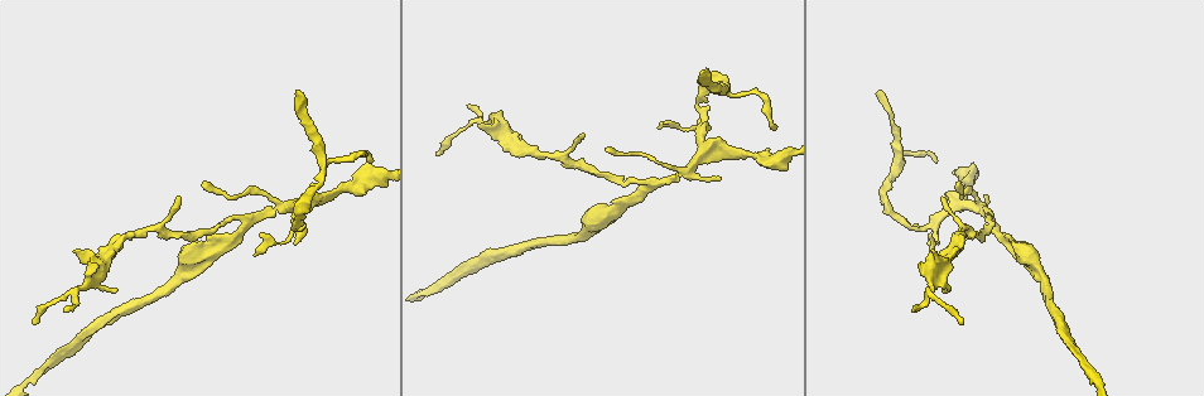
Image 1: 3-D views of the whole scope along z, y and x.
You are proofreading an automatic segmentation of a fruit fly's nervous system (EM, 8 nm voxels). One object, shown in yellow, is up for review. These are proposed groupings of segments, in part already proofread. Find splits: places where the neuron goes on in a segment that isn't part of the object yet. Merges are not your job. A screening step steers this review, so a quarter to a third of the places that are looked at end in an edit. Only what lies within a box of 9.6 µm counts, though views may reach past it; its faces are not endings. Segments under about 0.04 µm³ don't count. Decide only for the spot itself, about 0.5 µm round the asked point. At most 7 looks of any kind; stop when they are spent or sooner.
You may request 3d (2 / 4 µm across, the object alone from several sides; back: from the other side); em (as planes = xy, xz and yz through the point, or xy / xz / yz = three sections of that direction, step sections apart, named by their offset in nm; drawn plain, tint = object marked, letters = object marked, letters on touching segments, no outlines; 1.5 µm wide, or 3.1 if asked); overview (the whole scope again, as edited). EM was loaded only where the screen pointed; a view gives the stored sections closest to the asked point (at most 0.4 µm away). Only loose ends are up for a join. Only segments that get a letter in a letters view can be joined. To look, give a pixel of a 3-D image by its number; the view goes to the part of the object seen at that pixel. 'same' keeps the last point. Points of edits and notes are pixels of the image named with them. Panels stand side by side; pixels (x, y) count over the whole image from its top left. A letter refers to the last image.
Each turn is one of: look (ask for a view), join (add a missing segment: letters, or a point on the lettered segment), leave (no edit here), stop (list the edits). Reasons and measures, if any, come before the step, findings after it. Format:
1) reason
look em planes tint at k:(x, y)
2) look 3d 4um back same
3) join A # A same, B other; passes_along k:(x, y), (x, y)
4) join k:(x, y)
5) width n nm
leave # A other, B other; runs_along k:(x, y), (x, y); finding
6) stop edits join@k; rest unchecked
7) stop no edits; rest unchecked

thin end
look em planes letters at 1:(370, 161)

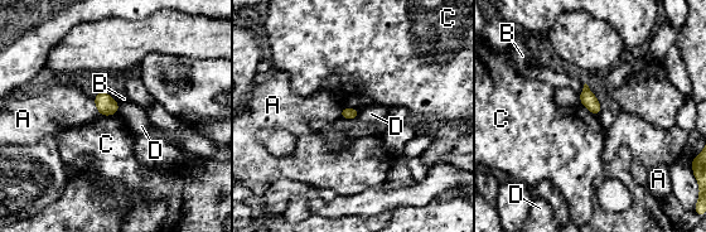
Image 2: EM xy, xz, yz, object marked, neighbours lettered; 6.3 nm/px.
longest_contact C 130 nm
leave # A other, B other, C other, D other; border 2:(117, 112), (98, 115); none of them fits

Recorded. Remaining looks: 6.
thin end
look em yz step 4 tint at 1:(204, 183)

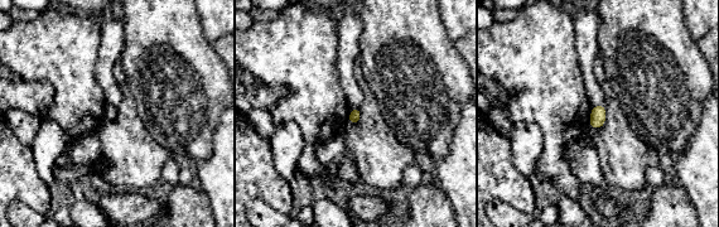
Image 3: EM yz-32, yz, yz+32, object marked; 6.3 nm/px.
look em planes letters same

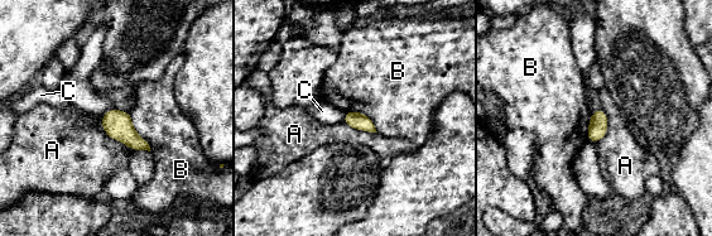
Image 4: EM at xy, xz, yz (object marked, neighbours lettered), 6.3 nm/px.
leave # A other, B other, C other; border 4:(102, 114), (102, 129), (131, 150); no lettered segment goes on from it

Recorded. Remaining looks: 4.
an open end
look 3d 4um back at 1:(946, 290)

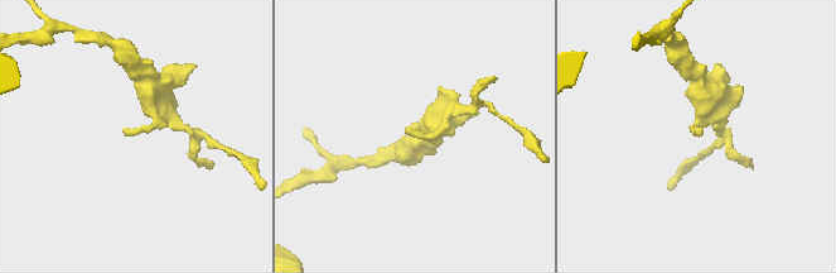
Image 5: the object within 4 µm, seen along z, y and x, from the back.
look em yz step 8 tint at 5:(123, 130)

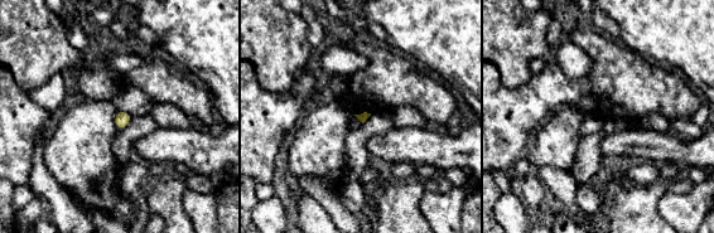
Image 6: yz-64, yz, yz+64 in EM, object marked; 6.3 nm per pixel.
another direction
look em planes letters same

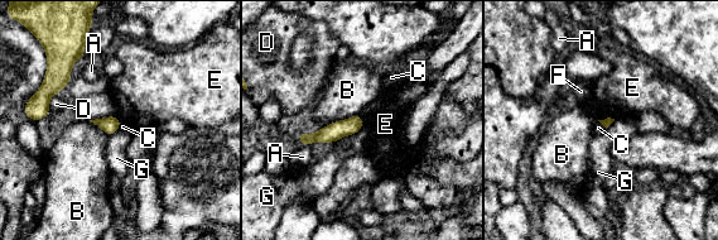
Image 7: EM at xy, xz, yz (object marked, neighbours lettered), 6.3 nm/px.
longest_contact B 260 nm
leave # A other, B other, C other, D other, E other, F other, G other; border 7:(615, 119), (606, 118), (598, 120); none of them fits

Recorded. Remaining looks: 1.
stop no edits; rest unchecked

